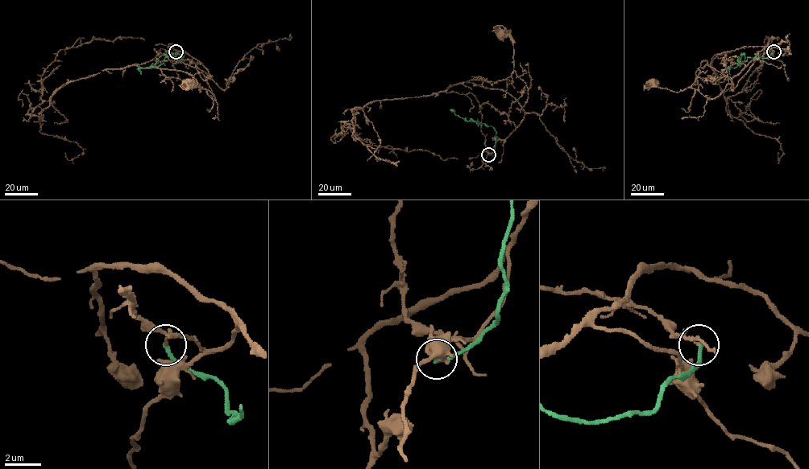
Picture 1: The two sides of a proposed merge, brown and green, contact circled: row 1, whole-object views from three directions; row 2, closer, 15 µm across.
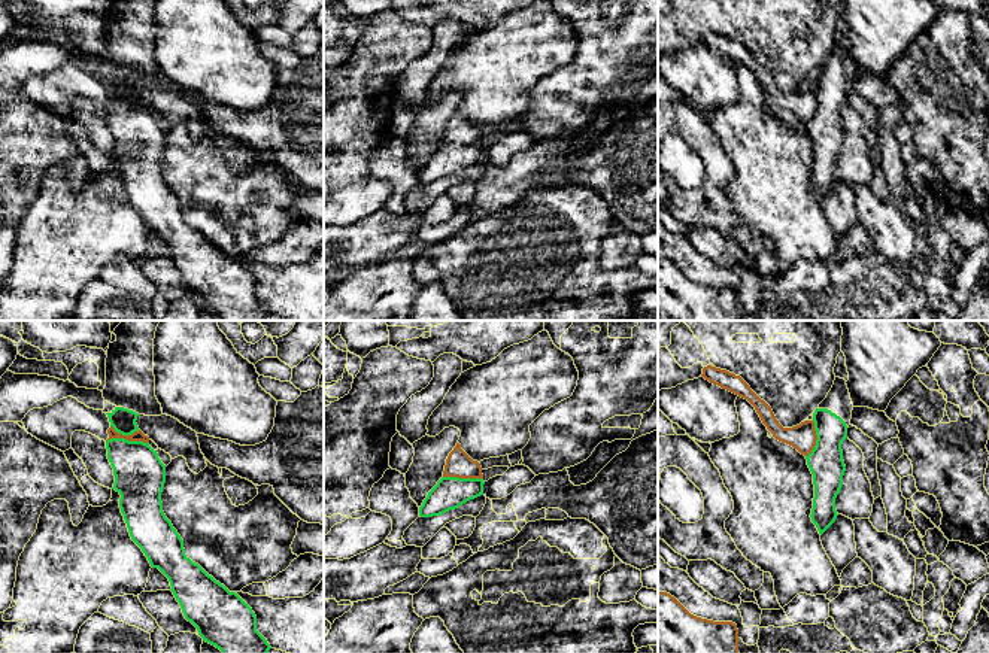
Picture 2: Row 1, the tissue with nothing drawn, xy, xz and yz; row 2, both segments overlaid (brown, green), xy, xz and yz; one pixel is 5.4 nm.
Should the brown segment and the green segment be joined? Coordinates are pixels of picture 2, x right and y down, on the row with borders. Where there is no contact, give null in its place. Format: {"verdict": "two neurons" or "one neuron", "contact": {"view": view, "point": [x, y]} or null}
{"verdict": "two neurons", "contact": {"view": "xy", "point": [127, 439]}}

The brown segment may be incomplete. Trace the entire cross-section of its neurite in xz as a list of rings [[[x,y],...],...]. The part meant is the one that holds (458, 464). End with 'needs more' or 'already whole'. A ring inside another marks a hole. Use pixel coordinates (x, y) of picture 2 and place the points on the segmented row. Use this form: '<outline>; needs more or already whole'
[[[456,443],[456,446],[446,459],[443,477],[483,479],[483,474],[480,464],[477,461],[473,461],[461,449],[461,444]]]; already whole

